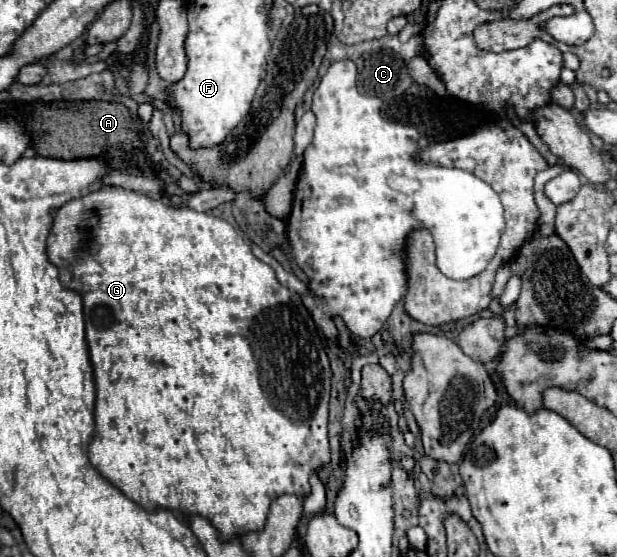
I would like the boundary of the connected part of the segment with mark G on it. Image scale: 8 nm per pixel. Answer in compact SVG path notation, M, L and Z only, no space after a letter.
M103 186L97 192L91 192L83 198L75 198L69 200L67 204L63 204L57 214L55 214L55 222L53 228L49 232L47 238L47 258L51 264L55 264L61 272L61 280L63 286L67 286L69 290L75 290L77 294L83 294L83 314L85 314L85 338L89 344L89 358L93 364L93 376L95 376L95 434L93 440L89 444L89 460L91 464L113 484L117 486L129 500L141 504L145 510L155 510L155 508L167 508L173 512L181 512L181 514L199 514L209 518L209 522L221 532L221 536L227 540L231 536L237 534L245 534L251 530L261 530L267 518L267 510L273 498L277 498L279 494L301 494L307 496L309 494L309 476L313 470L317 470L321 464L329 462L329 442L327 442L327 406L329 406L329 380L331 380L331 368L329 368L329 360L319 336L319 330L311 318L311 314L307 312L307 308L303 306L301 298L297 294L291 294L275 276L275 270L267 264L263 264L259 258L255 258L251 254L251 246L249 242L231 226L227 224L223 218L217 218L209 212L197 212L191 210L187 206L179 208L173 206L173 202L169 200L169 196L159 196L159 198L151 198L145 194L139 194L135 190L127 190L127 188L119 188L119 186Z

